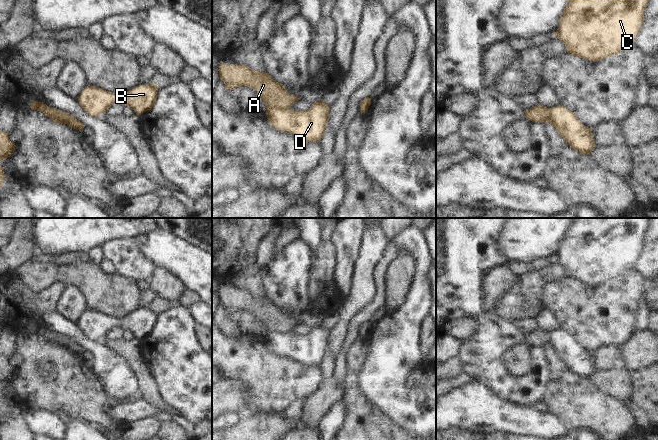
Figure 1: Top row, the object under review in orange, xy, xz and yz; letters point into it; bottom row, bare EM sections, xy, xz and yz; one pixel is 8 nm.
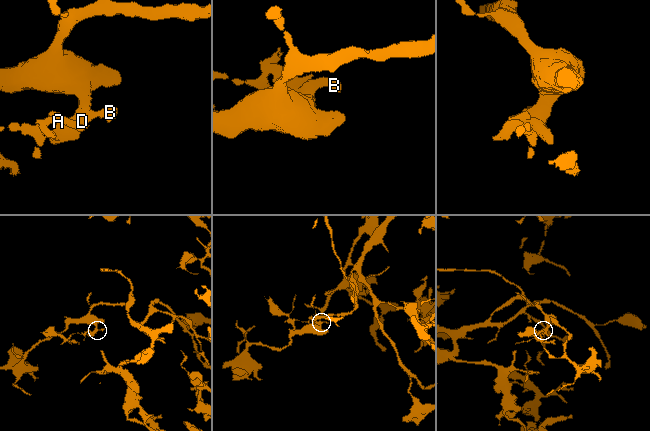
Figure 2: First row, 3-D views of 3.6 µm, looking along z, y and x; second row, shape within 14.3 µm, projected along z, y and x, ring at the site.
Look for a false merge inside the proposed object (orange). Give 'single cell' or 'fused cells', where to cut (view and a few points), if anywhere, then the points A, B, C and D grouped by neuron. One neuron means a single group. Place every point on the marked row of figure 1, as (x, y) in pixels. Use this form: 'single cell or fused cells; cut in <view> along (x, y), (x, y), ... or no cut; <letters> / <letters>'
fused cells; cut in xz along (288, 108), (269, 108), (266, 111); A / B C D

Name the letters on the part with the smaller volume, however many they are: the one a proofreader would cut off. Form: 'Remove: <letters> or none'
Remove: A.

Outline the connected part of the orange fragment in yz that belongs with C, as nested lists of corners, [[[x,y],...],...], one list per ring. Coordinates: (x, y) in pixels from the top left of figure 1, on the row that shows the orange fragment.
[[[568,0],[555,36],[565,44],[570,55],[591,61],[601,61],[634,45],[644,22],[648,0]]]

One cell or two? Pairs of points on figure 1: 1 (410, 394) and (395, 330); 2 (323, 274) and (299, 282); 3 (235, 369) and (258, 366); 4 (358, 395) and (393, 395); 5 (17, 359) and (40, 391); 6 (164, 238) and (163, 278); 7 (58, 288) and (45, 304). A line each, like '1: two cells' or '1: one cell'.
1: one cell
2: two cells
3: one cell
4: two cells
5: two cells
6: two cells
7: one cell

